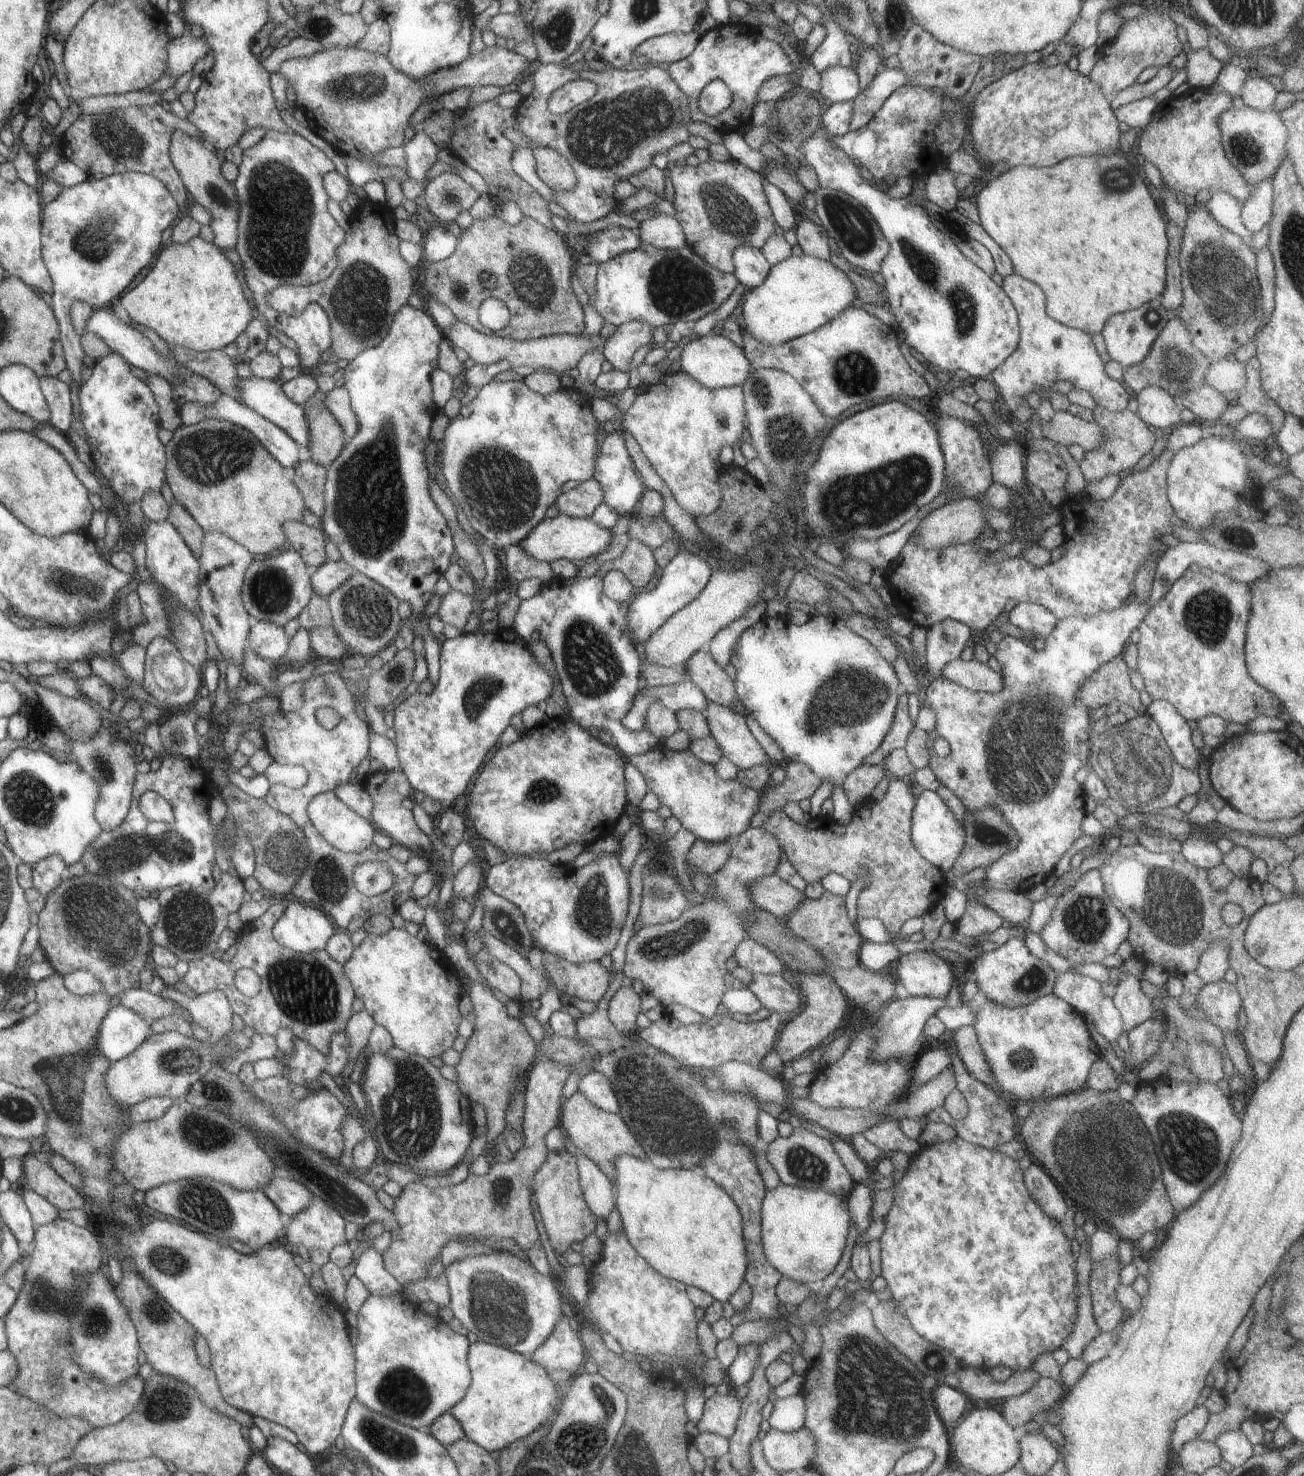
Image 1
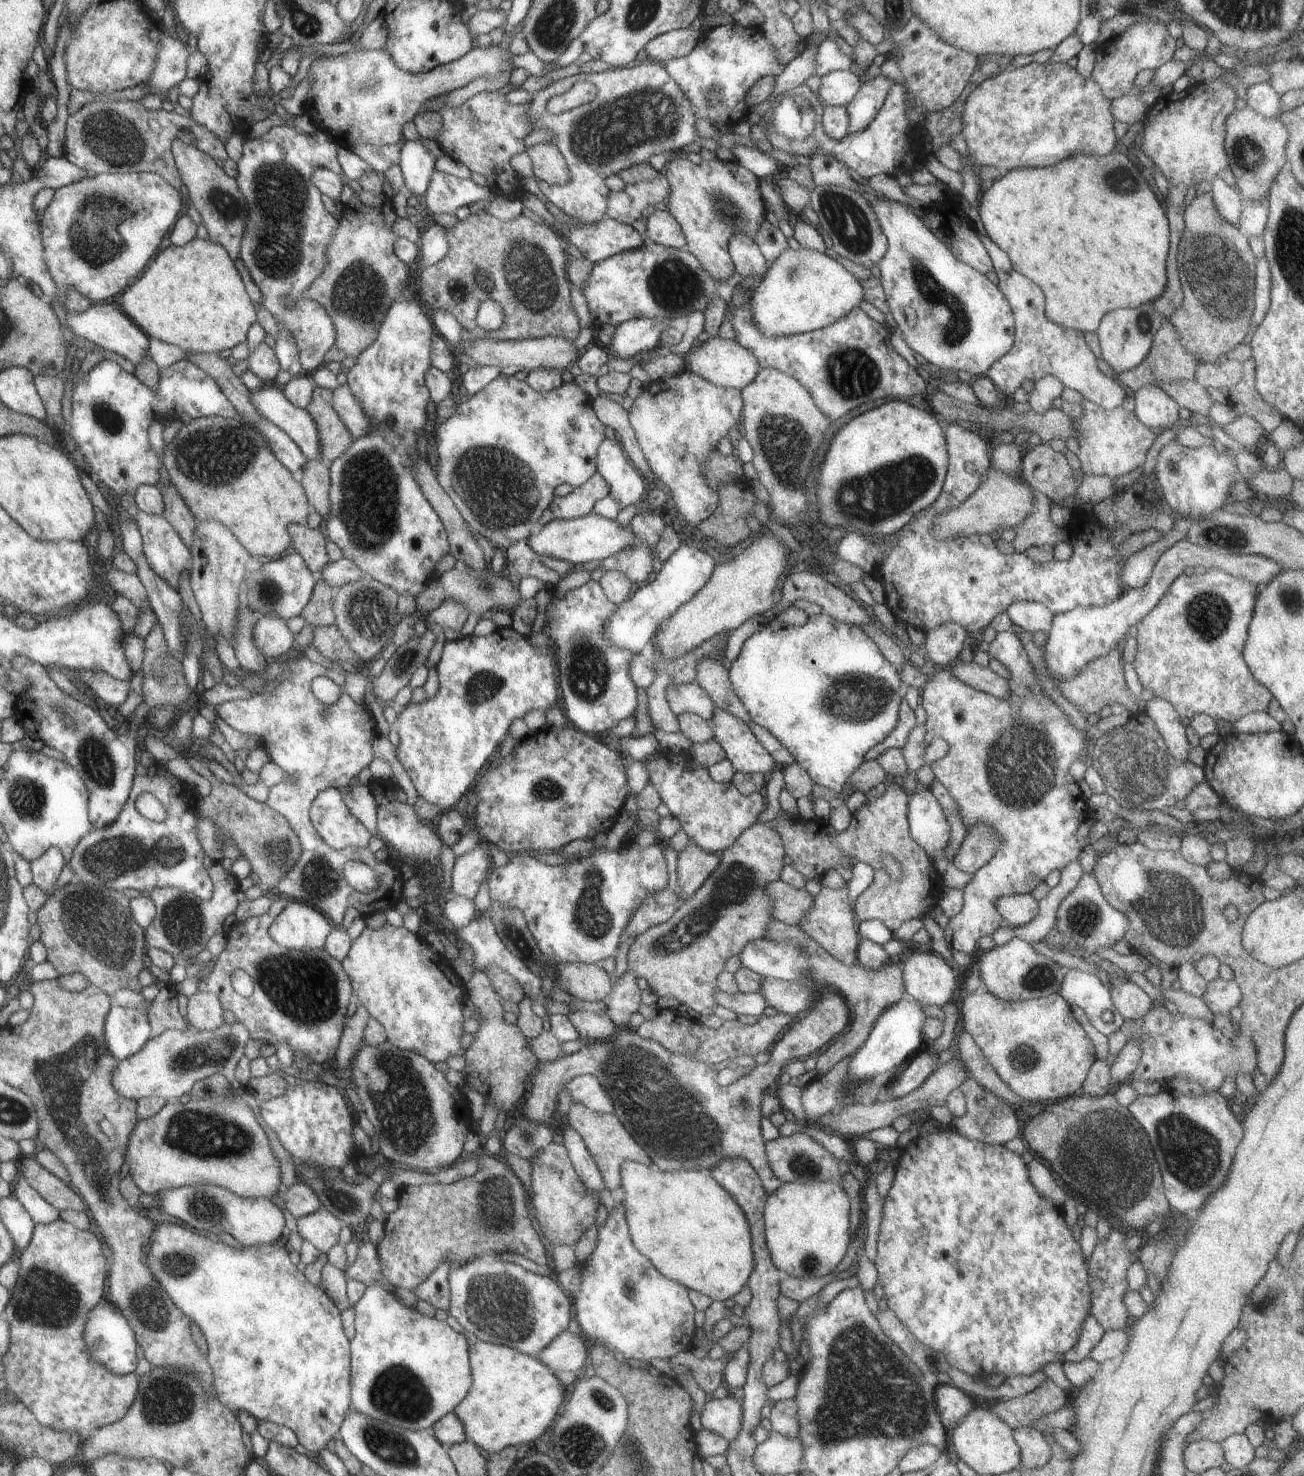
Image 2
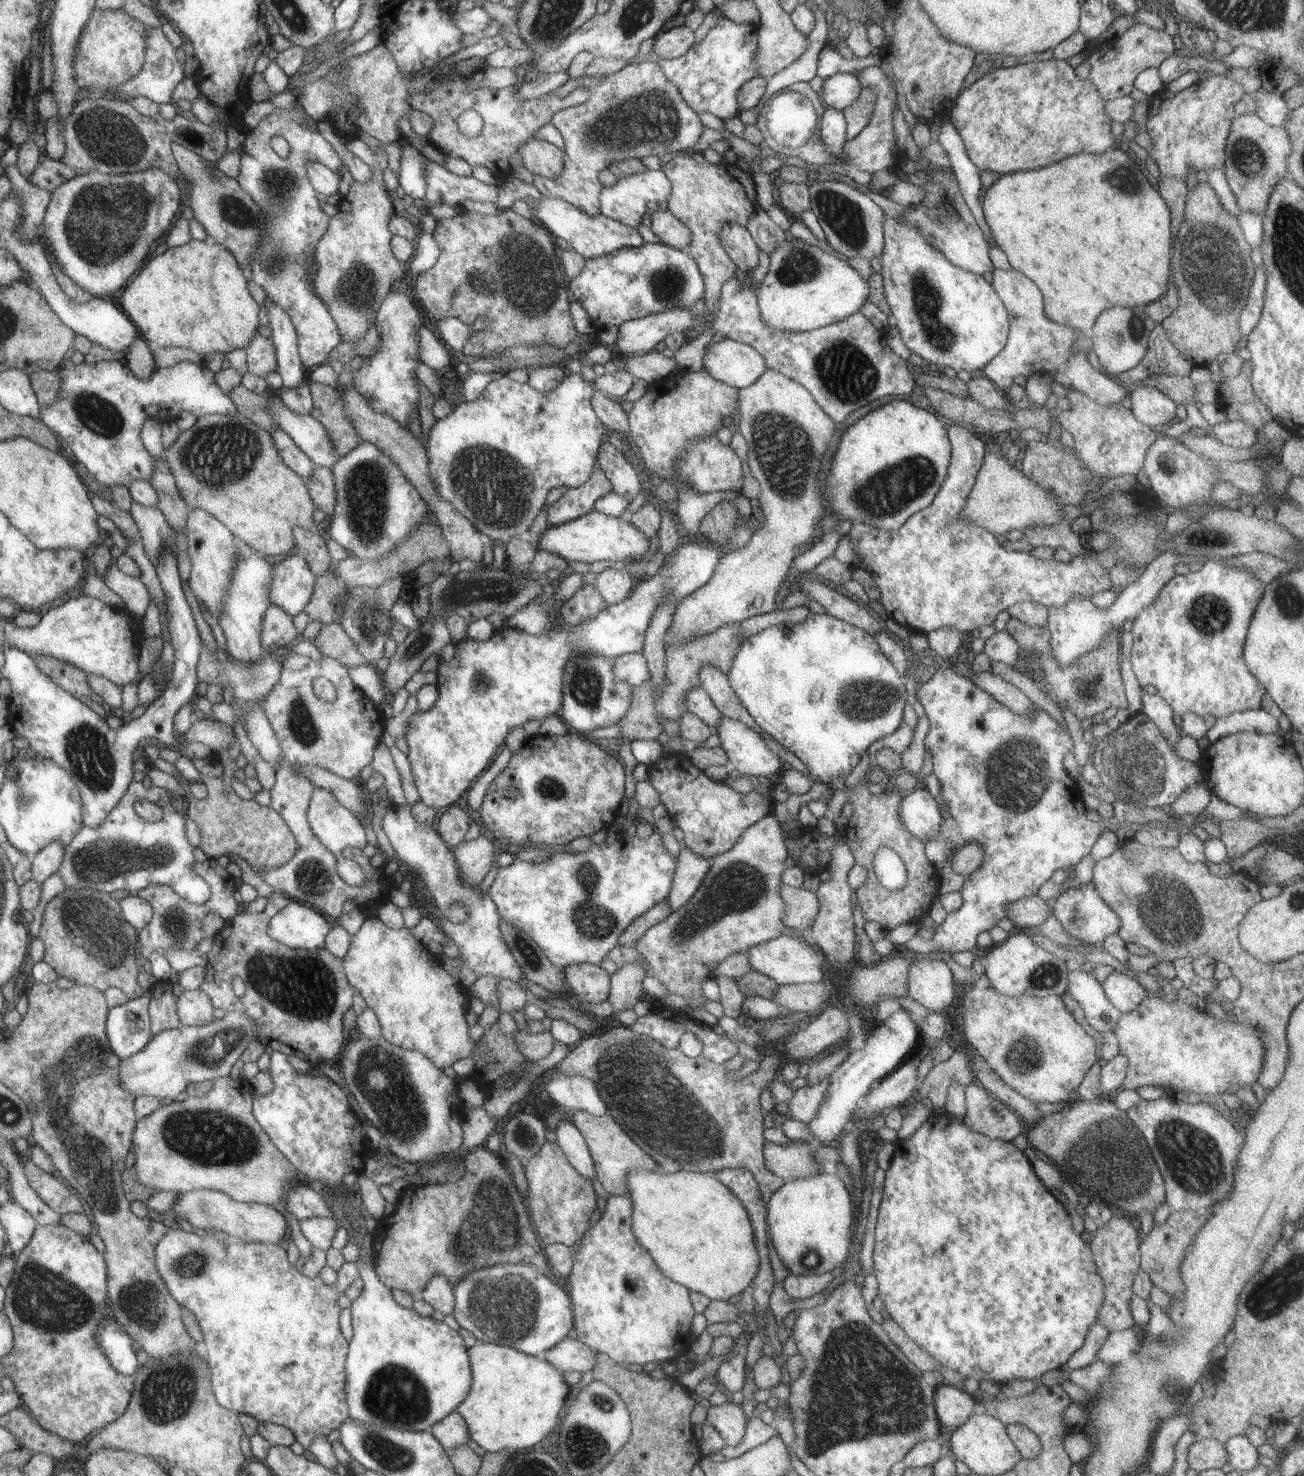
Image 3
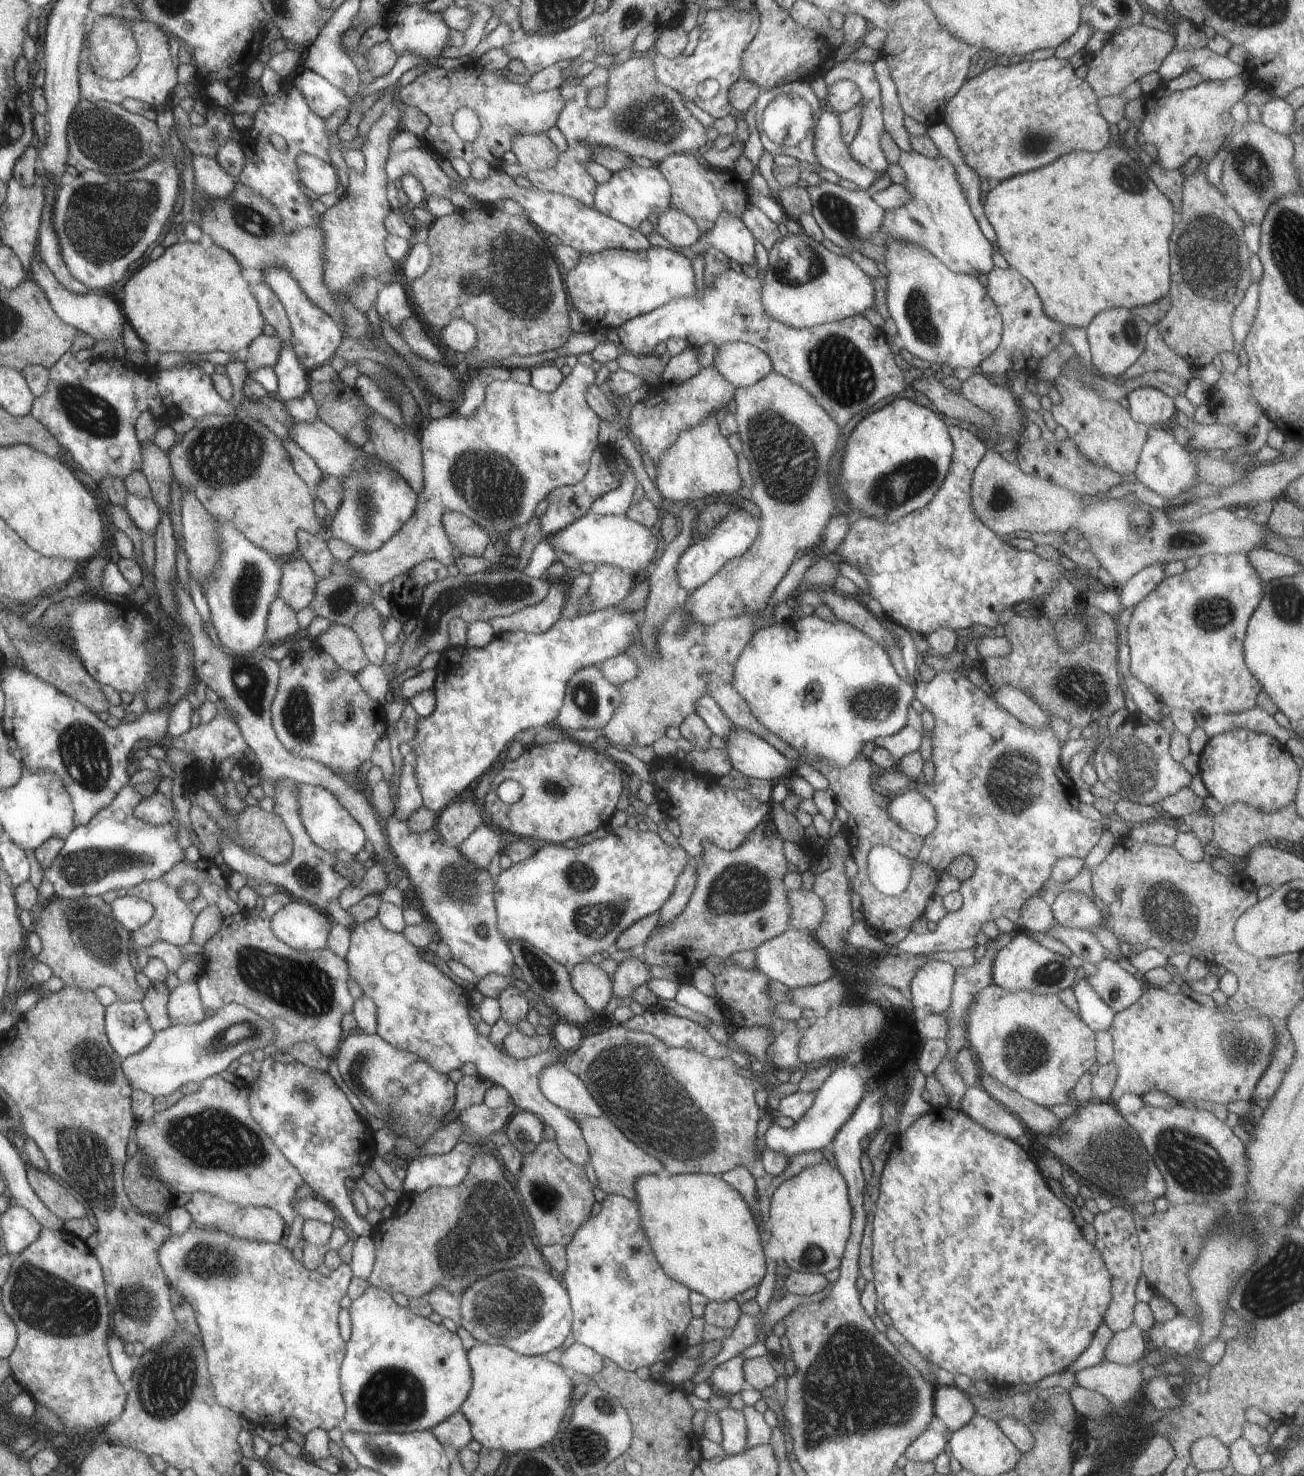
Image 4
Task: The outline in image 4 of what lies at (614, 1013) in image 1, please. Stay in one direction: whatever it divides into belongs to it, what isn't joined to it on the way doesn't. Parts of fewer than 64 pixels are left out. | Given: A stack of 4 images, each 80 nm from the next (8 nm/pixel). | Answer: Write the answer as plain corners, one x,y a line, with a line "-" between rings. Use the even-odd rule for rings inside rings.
629,957
618,965
613,974
615,978
614,992
624,1005
632,1002
634,991
651,977
650,968
646,967
637,957

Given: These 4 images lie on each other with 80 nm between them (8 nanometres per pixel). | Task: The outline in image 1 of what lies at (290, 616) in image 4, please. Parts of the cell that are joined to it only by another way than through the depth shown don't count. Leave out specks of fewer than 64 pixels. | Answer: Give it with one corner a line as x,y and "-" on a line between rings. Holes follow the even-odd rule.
259,621
251,628
248,636
248,647
254,654
264,660
276,663
289,650
291,639
282,626
269,621

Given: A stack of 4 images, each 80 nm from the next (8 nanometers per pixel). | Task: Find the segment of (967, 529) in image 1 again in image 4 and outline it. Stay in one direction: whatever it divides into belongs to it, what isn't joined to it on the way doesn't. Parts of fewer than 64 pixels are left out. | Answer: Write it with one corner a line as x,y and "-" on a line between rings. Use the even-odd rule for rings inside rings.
993,448
988,449
986,451
986,454
982,457
982,460
980,461
980,464
975,468
975,476
973,477
973,481
971,484
971,495
972,495
972,506
973,511
975,512
975,515
987,526
990,527
990,530
992,532
995,532
999,537
1003,538
1010,538
1015,537
1015,532
1030,532
1032,533
1055,533
1055,532
1063,532
1066,534
1070,528
1074,527
1079,531
1079,538
1086,538
1088,542
1090,543
1090,551
1092,551
1092,554
1096,556
1096,558
1100,561
1100,564
1103,568
1108,570
1110,575
1114,578
1114,586
1120,585
1123,586
1125,582
1128,582
1130,578
1132,578
1135,574
1138,574
1143,568
1146,568
1147,566
1150,566
1154,563
1164,563
1167,564
1170,561
1174,560
1182,560
1186,561
1188,558
1194,558
1194,556
1200,556
1203,557
1204,555
1211,554
1211,555
1229,555
1229,554
1245,554
1247,555
1250,551
1253,551
1254,549
1260,549
1264,548
1264,542
1266,536
1276,536
1276,534
1272,534
1271,528
1267,524
1258,525
1256,522
1254,522
1251,518
1245,516
1244,518
1240,518
1239,515
1236,515
1235,509
1233,508
1221,508
1212,512
1209,512
1208,514
1205,514
1203,516
1198,516
1190,518
1189,520
1184,518
1184,520
1181,523
1176,523
1174,520
1172,520
1172,515
1170,509
1166,510
1158,510
1155,509
1149,505
1146,505
1140,501
1138,501
1139,504
1133,505
1129,501
1126,501
1126,499
1110,499
1106,500
1106,502
1102,503
1095,503
1090,504
1090,506
1084,506
1082,504
1082,497
1081,495
1077,495
1076,493
1073,493
1072,491
1069,491
1068,489
1065,489
1064,487
1059,487
1058,485
1055,485
1054,483
1047,481
1046,479
1042,479
1036,475
1029,475
1024,473
1020,470
1020,467
1016,464
1016,462
1008,462
1006,459
1002,457
1002,455
998,452
996,452

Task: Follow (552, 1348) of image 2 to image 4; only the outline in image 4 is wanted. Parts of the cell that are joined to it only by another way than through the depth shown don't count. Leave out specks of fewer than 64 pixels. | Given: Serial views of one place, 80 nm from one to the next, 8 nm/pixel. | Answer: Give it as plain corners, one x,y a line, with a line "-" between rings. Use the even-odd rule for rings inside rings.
574,1343
565,1350
558,1348
546,1355
553,1363
558,1362
560,1366
566,1367
568,1370
575,1370
588,1377
600,1372
603,1367
604,1358
595,1350
580,1343

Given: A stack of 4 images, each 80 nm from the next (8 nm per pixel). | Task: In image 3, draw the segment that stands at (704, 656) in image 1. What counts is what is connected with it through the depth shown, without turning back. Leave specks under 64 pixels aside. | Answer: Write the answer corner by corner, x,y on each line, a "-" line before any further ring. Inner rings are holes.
708,664
708,666
704,666
700,670
699,678
701,688
711,696
711,699
715,702
715,706
723,712
723,717
742,722
744,726
748,726
756,734
766,737
766,734
752,719
748,710
745,710
740,698
734,693
732,686
729,686
727,674
722,674
718,668
714,668
714,666

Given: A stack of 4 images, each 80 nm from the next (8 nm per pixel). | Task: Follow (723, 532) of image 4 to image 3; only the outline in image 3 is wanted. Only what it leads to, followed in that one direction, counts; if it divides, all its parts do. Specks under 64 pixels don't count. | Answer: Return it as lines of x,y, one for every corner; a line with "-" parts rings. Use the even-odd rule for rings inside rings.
739,517
732,536
728,542
709,548
690,542
678,550
676,556
665,560
664,566
654,576
642,578
637,582
634,593
619,604
609,605
596,618
587,622
580,622
576,626
568,626
559,615
554,619
554,626
537,636
528,636
526,631
508,627
498,629
494,636
486,642
476,640
452,641
440,652
437,670
437,700
428,710
419,710
410,716
410,726
406,732
408,743
408,760
412,764
412,778
418,788
421,802
426,806
440,810
452,806
460,794
470,788
472,780
478,778
486,764
492,762
496,748
500,748
506,740
506,734
514,726
524,726
531,720
546,719
550,715
558,715
563,705
564,670
570,666
572,658
578,654
586,656
604,656
604,658
618,657
626,654
640,653
644,647
644,636
652,621
652,616
662,598
674,596
679,602
687,598
692,592
707,585
715,575
715,570
723,560
726,552
742,550
752,538
752,530
748,520

